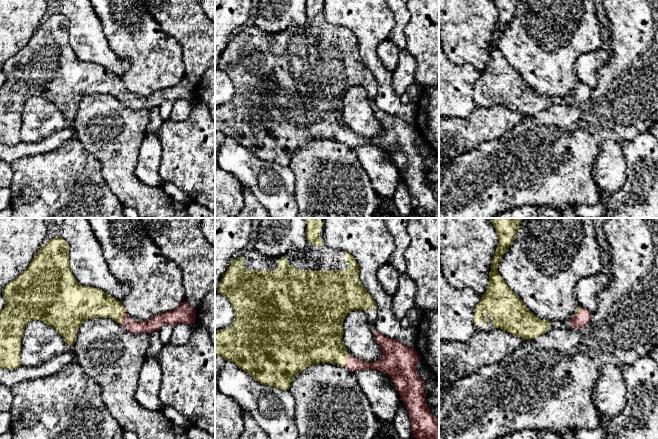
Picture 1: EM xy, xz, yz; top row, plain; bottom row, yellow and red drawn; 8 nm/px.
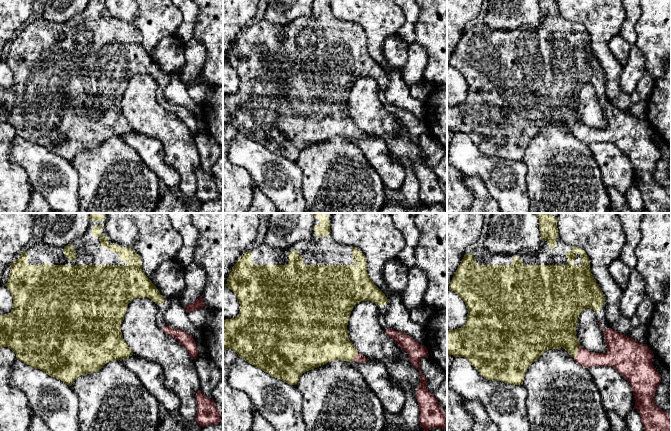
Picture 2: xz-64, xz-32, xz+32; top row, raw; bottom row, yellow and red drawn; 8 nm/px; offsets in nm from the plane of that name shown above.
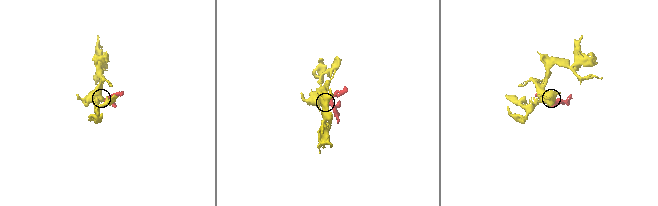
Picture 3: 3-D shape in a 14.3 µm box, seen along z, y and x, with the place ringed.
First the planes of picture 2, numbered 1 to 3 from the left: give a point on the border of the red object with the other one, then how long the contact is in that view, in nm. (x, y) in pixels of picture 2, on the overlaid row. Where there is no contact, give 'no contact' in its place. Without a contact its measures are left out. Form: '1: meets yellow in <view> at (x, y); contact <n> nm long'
1: no contact
2: meets yellow in xz-32 at (353, 357); contact 80 nm long
3: meets yellow in xz+32 at (577, 351); contact 120 nm long

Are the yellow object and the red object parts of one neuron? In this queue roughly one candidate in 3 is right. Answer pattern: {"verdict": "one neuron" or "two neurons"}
{"verdict": "one neuron"}

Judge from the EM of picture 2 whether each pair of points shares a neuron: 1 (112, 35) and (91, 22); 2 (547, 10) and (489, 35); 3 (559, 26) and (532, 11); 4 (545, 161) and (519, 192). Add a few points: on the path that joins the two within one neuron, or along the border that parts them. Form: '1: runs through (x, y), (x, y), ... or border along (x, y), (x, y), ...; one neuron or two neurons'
1: runs through (107, 35), (104, 35), (96, 27); one neuron
2: runs through (543, 28), (533, 38), (507, 38); one neuron
3: border along (542, 17), (536, 23), (524, 23), (520, 26); two neurons
4: border along (521, 160), (526, 167), (526, 194), (530, 202); two neurons

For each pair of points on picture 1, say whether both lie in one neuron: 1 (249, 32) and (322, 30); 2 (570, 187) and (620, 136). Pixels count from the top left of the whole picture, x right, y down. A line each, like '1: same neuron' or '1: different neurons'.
1: same neuron
2: same neuron

